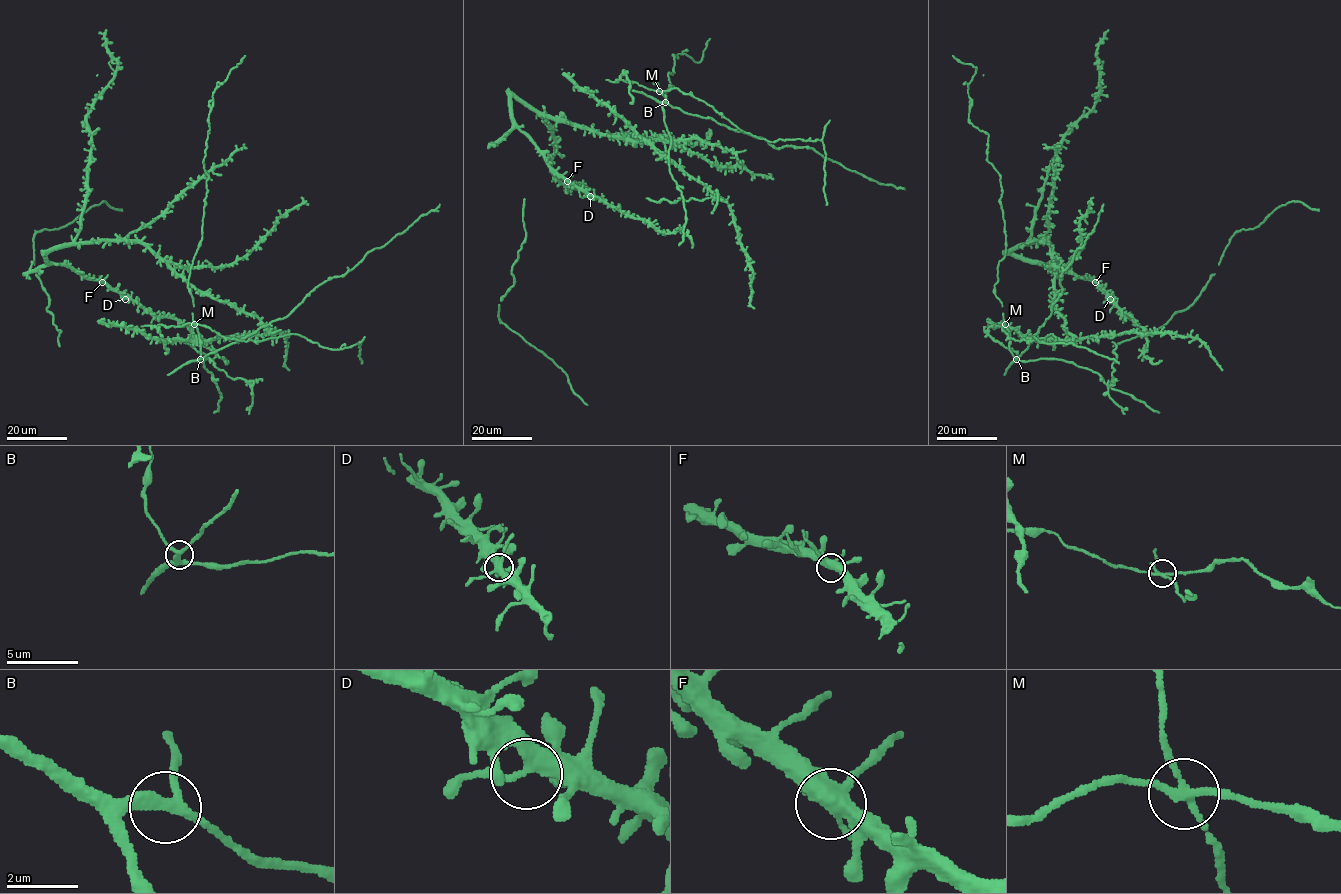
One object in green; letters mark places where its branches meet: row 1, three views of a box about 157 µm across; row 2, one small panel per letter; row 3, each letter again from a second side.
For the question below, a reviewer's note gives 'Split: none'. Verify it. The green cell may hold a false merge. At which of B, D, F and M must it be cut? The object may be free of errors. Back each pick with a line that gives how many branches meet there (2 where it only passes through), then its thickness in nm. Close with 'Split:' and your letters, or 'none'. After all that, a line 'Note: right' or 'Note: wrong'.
M: 4 branches meet; 220 nm thick
Split: M
Note: wrong

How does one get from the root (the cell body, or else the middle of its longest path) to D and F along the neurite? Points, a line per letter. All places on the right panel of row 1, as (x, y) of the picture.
D: (1051, 257), (1050, 245), (1044, 241), (1021, 244), (1010, 252), (1091, 279), (1110, 299)
F: (1051, 257), (1050, 245), (1044, 241), (1021, 244), (1010, 252), (1063, 267), (1095, 283)

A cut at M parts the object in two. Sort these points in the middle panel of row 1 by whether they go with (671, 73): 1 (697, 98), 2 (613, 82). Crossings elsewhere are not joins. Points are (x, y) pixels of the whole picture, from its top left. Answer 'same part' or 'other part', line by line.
1: other part
2: other part

